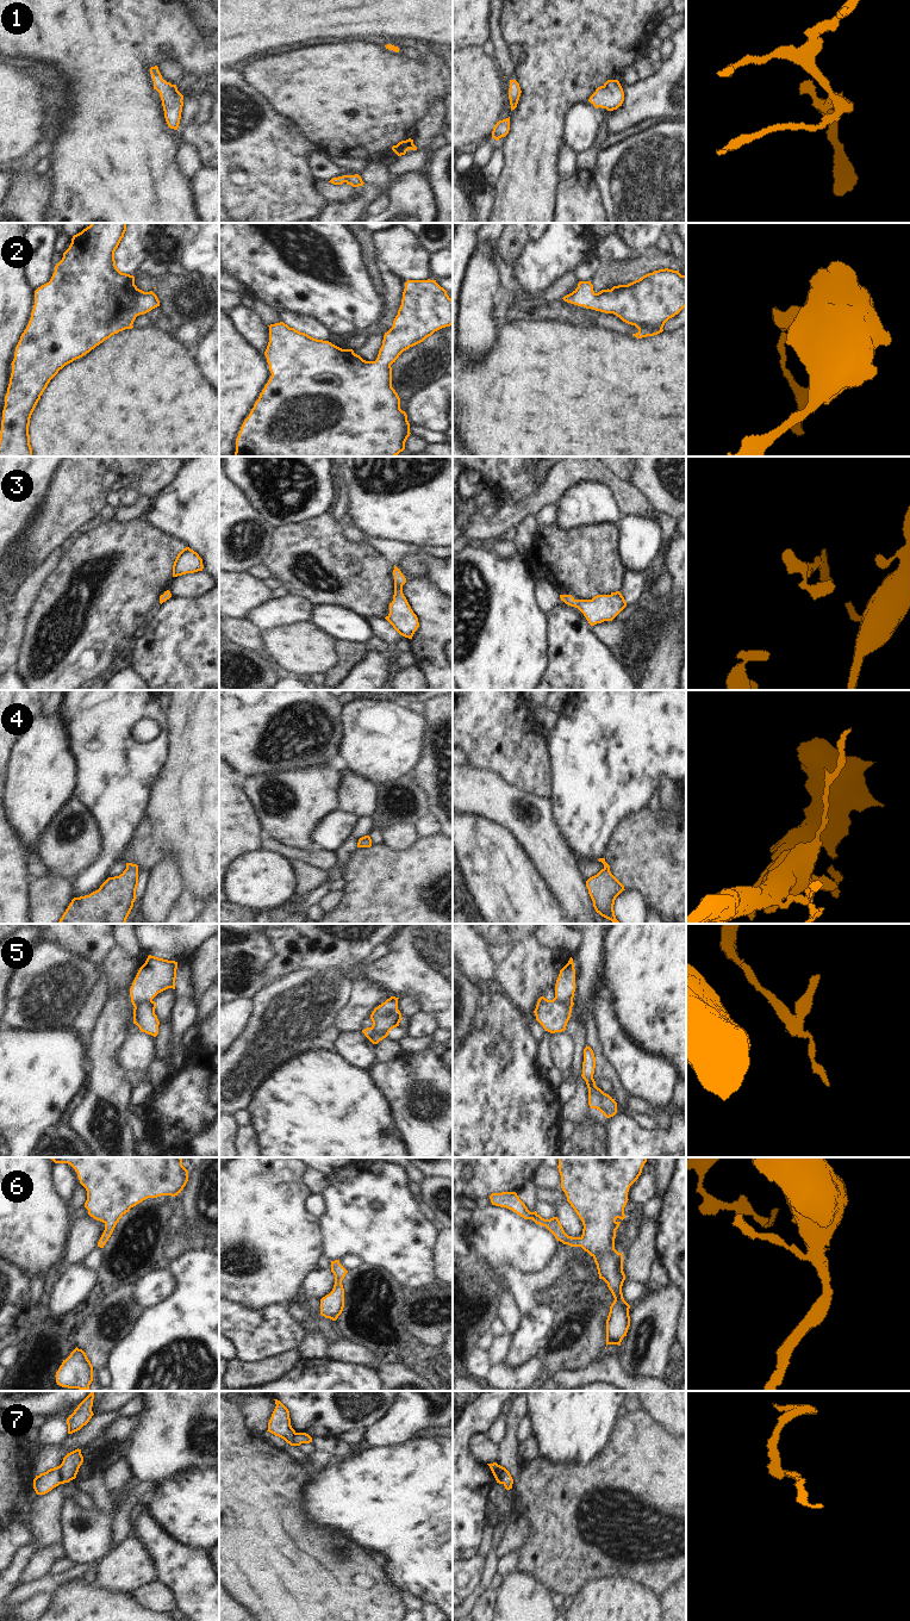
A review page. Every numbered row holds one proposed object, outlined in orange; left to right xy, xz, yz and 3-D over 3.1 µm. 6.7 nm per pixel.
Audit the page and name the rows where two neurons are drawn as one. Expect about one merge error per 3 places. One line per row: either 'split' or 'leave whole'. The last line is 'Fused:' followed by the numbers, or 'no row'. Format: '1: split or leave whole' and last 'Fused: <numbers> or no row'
1: leave whole
2: leave whole
3: leave whole
4: leave whole
5: split
6: leave whole
7: split
Fused: 5, 7

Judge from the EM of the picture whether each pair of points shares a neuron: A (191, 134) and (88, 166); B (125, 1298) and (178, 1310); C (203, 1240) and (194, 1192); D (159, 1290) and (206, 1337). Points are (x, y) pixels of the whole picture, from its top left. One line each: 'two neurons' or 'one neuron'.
A: two neurons
B: two neurons
C: one neuron
D: two neurons

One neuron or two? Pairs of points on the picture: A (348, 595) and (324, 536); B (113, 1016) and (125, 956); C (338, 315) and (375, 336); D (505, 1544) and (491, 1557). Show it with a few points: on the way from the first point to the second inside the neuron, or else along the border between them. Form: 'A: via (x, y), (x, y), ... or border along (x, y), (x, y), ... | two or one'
A: via (344, 581), (324, 560), (324, 551) | one
B: via (119, 1001), (122, 970) | one
C: border along (373, 328), (367, 333) | two
D: border along (506, 1526), (498, 1546), (498, 1558) | two

